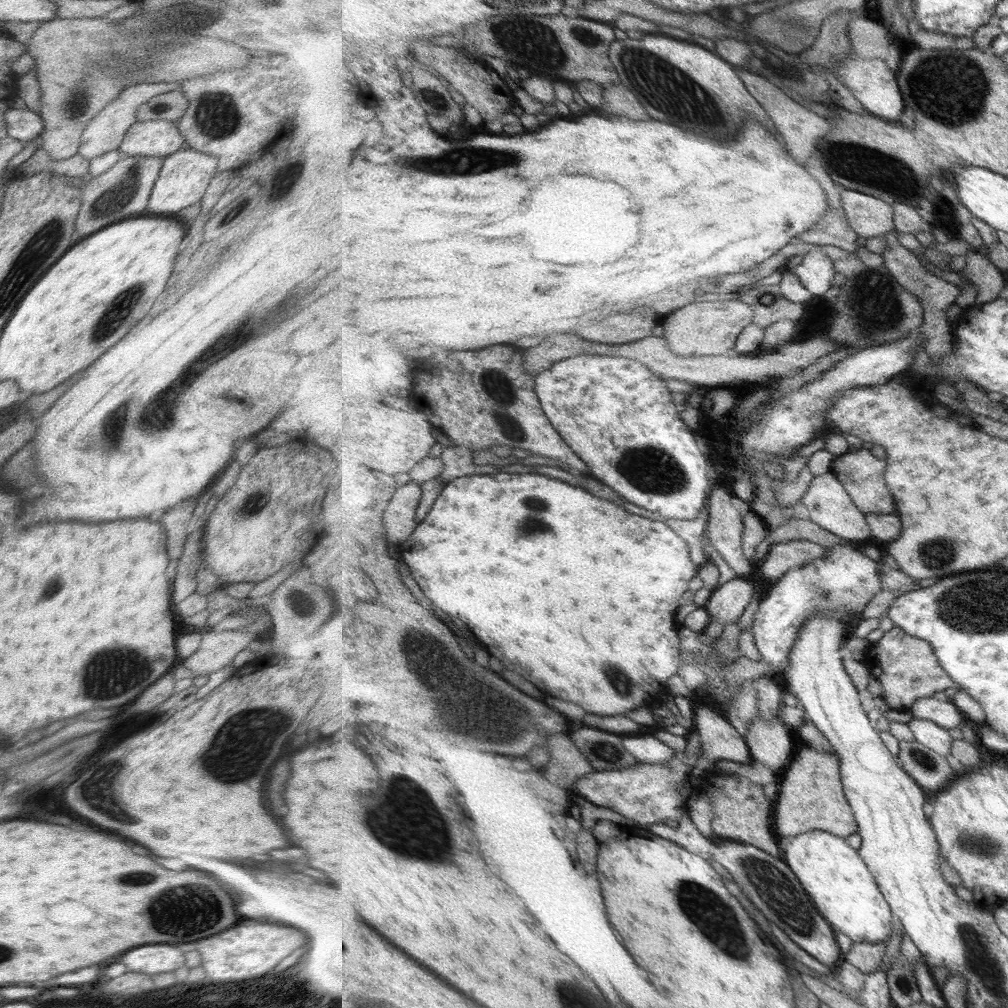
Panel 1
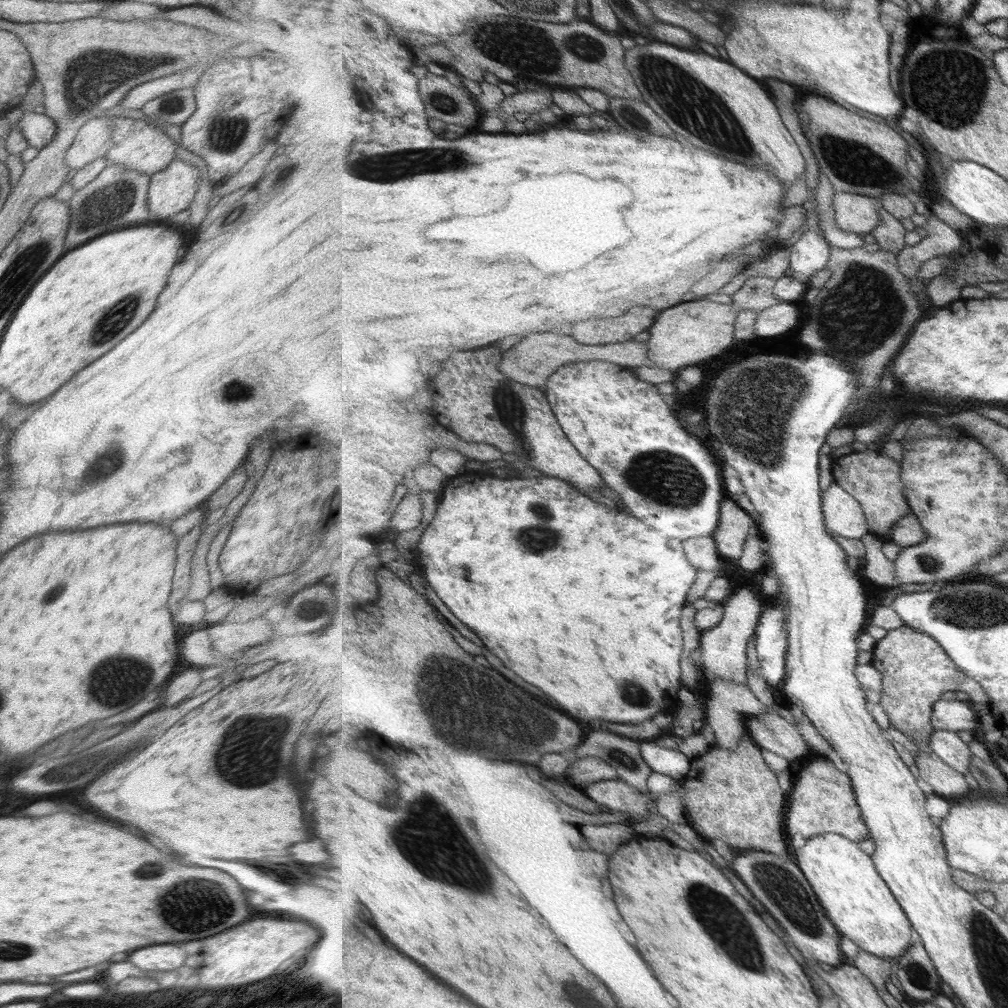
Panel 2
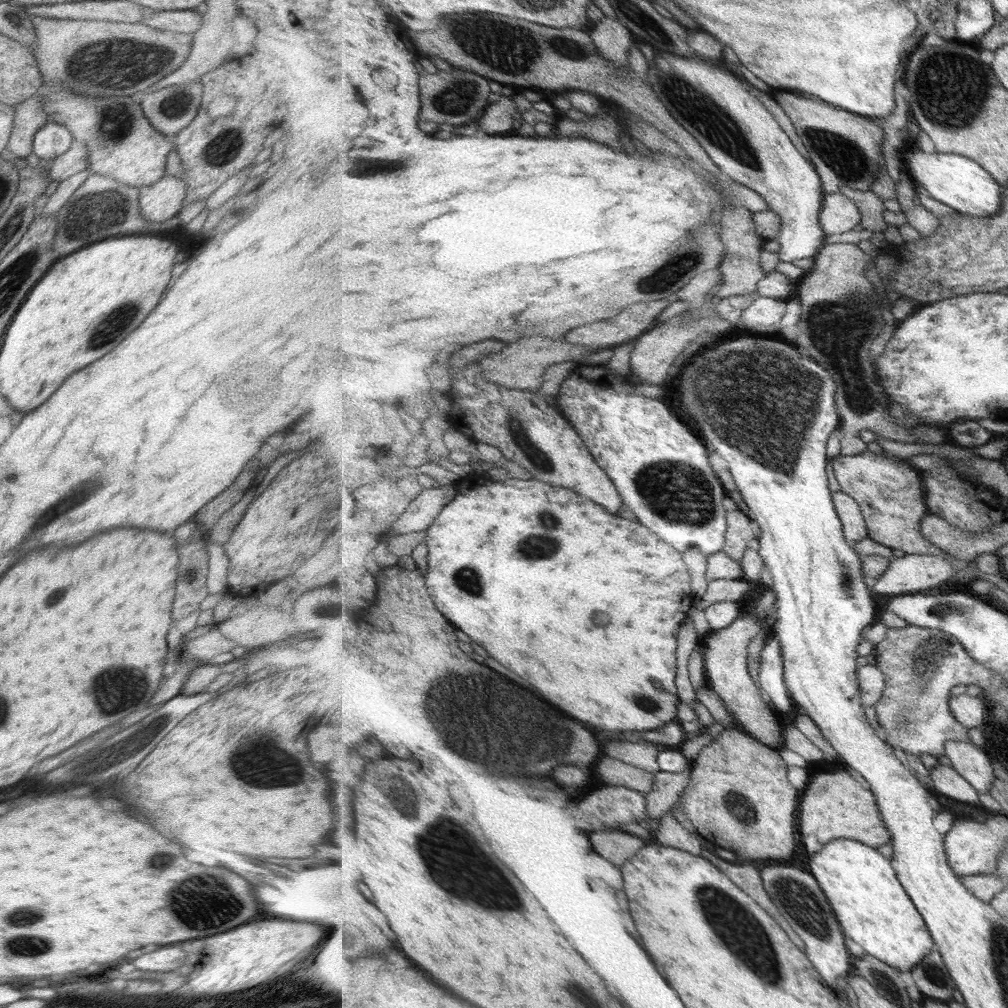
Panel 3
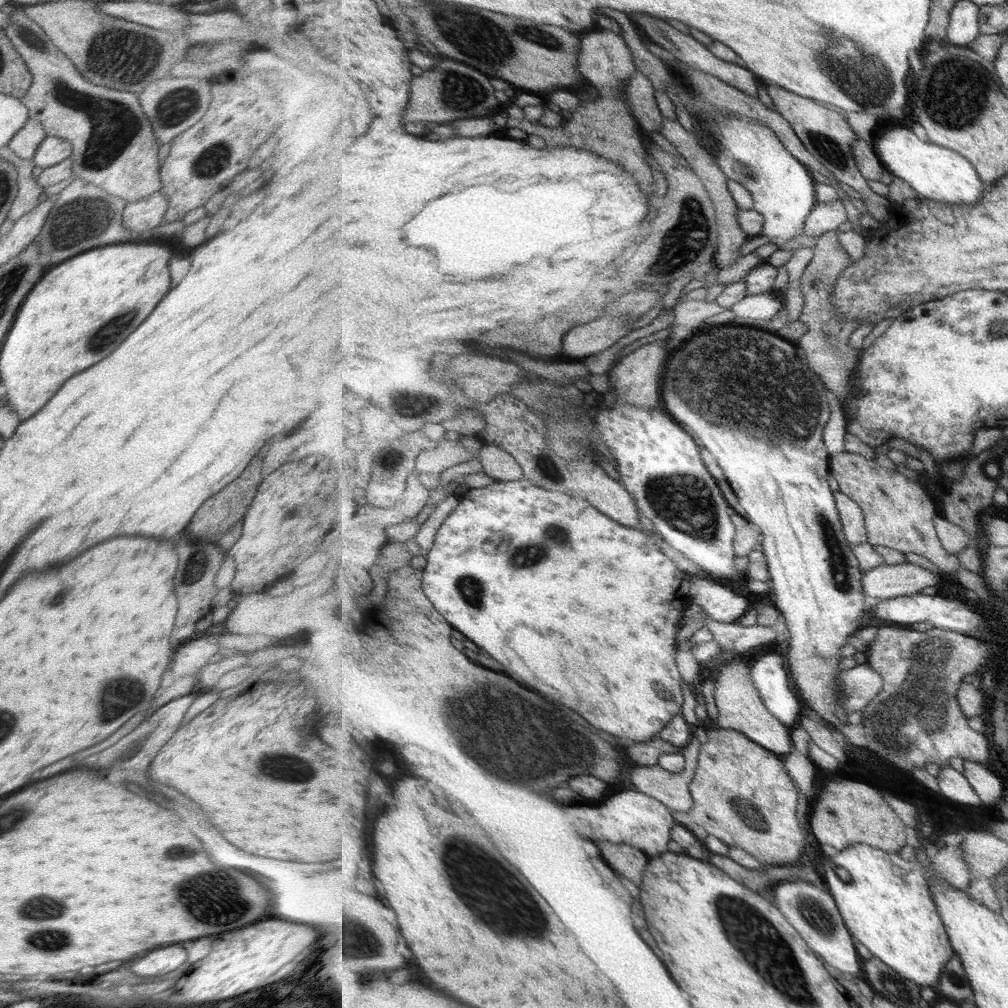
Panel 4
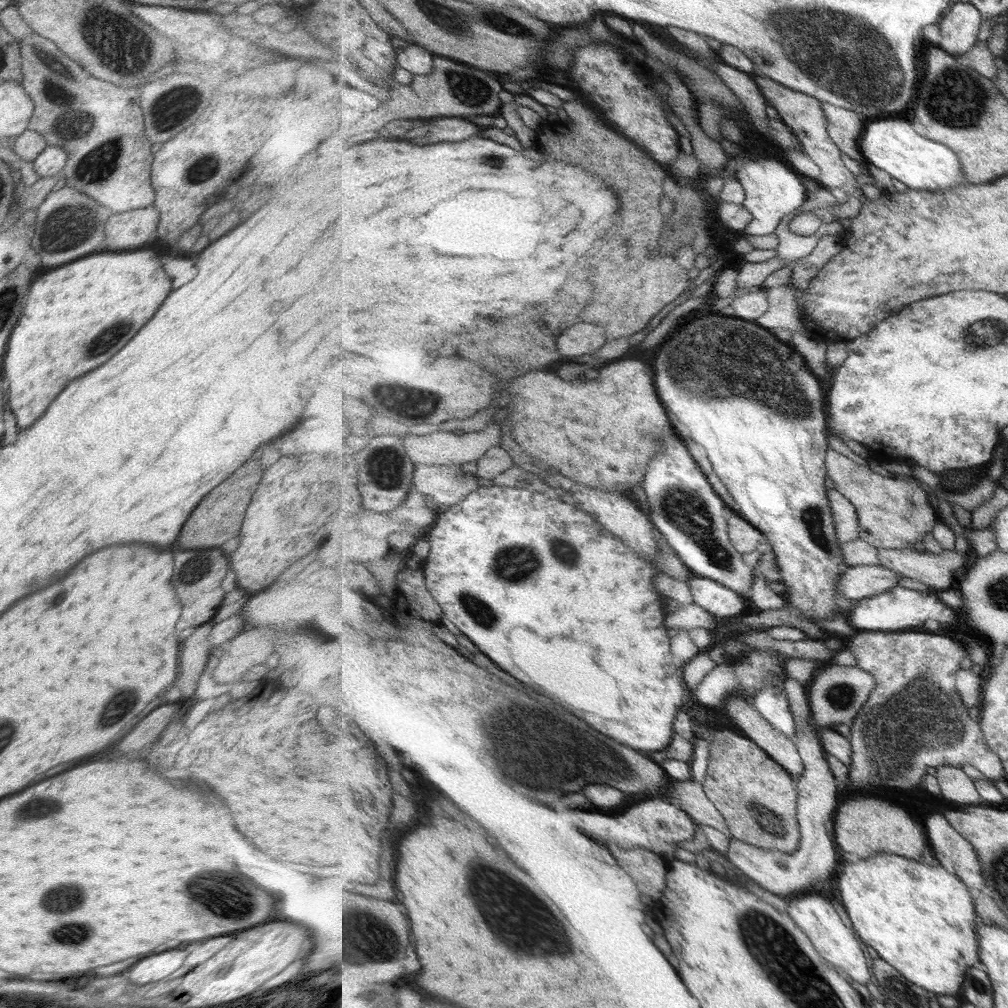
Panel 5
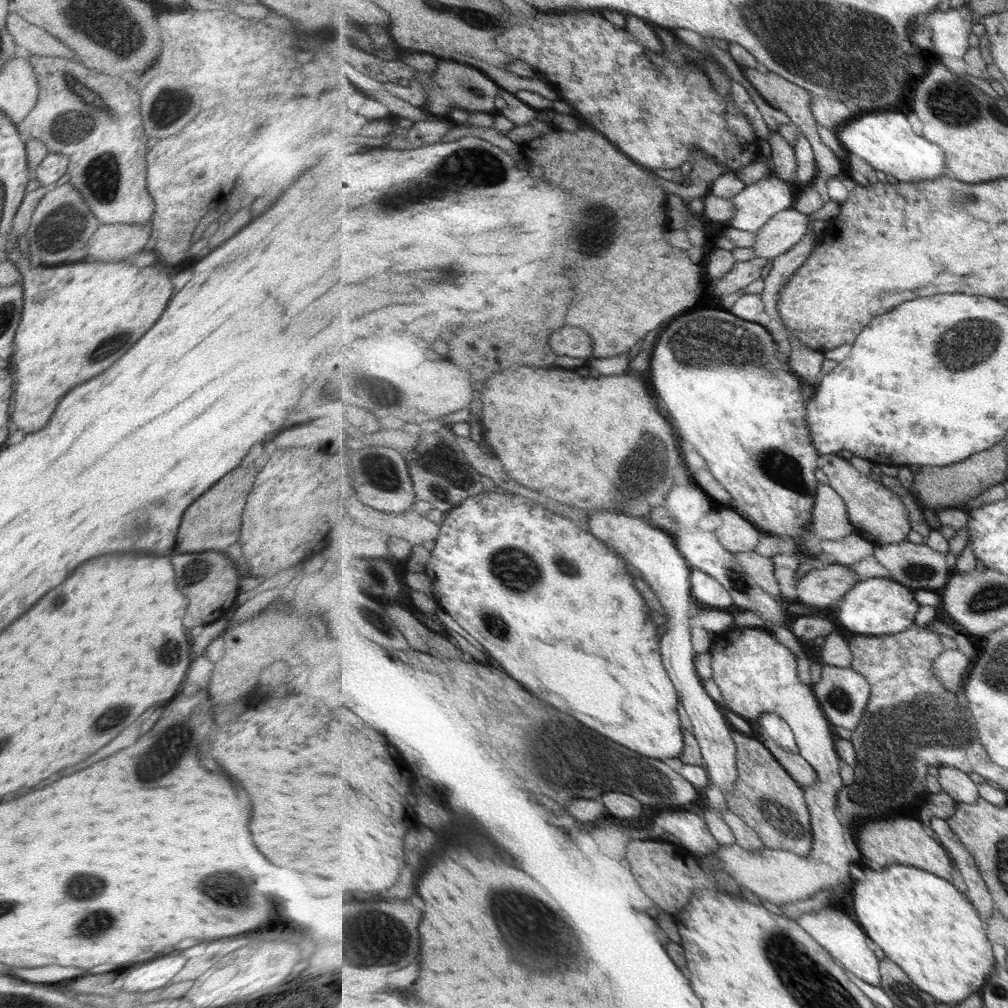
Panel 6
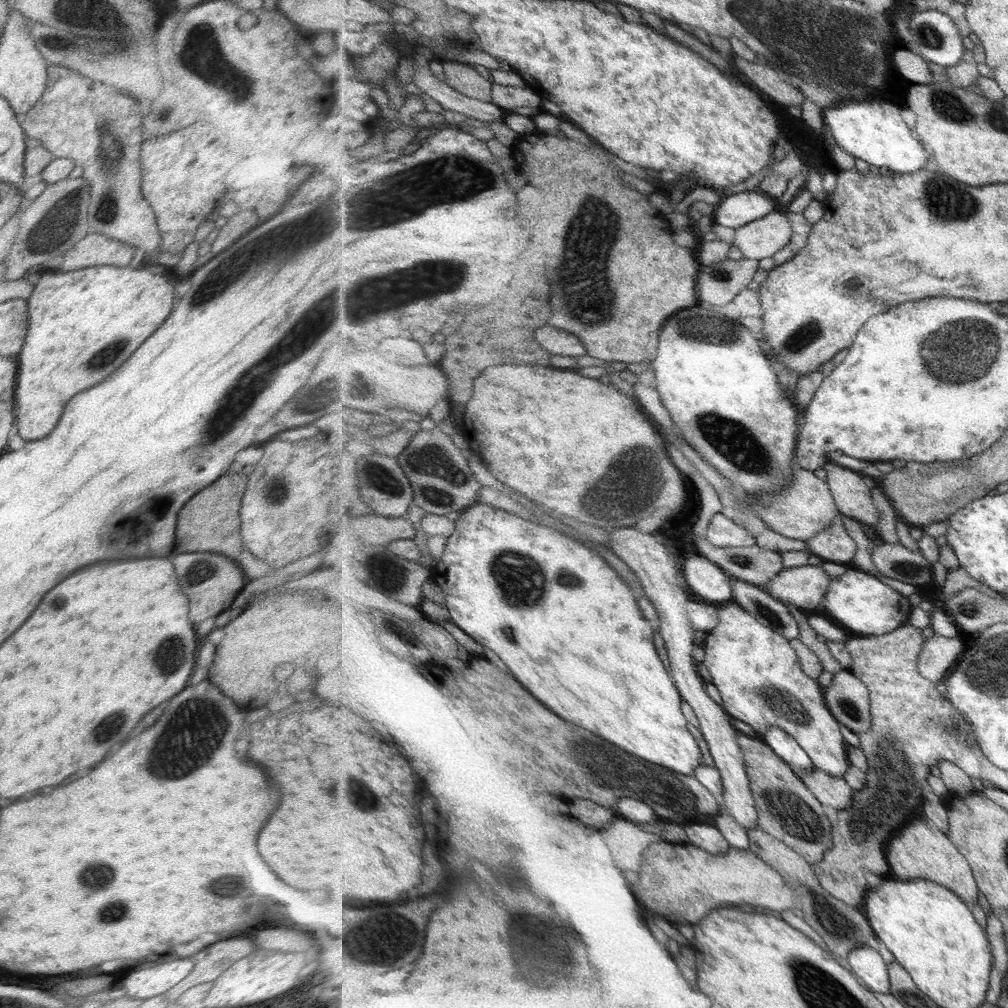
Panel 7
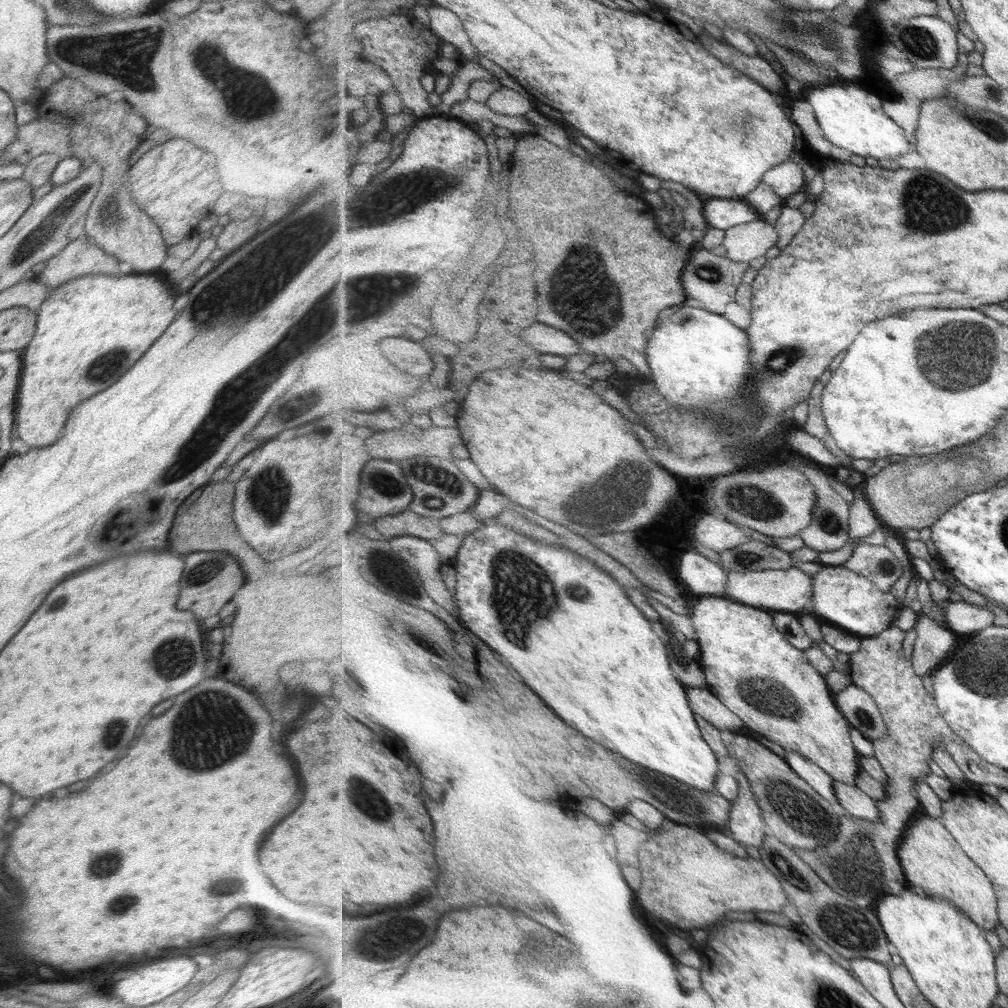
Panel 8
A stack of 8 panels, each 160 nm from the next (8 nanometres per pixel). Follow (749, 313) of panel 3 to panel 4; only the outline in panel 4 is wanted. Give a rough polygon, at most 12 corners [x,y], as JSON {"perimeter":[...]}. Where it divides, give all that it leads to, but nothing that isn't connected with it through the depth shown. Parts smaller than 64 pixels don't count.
{"perimeter":[[774,293],[748,295],[732,308],[740,322],[771,320],[784,306]]}

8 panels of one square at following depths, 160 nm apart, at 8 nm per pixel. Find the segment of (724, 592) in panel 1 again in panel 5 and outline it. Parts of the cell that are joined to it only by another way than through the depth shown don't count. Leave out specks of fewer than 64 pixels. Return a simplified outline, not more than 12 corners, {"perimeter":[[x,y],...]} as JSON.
{"perimeter":[[737,692],[724,708],[743,736],[793,777],[805,765],[796,740],[785,736]]}

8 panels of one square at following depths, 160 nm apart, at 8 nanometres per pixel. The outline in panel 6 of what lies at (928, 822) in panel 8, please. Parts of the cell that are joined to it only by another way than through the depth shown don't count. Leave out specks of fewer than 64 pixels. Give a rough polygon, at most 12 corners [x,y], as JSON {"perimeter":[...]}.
{"perimeter":[[906,814],[863,821],[852,847],[880,871],[911,865],[949,881],[946,848]]}

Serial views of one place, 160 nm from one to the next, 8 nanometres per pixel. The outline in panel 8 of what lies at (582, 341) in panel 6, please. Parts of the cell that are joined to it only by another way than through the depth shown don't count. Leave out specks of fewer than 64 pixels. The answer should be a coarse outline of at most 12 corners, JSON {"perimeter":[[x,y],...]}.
{"perimeter":[[541,322],[525,328],[523,341],[544,354],[568,359],[581,343]]}

